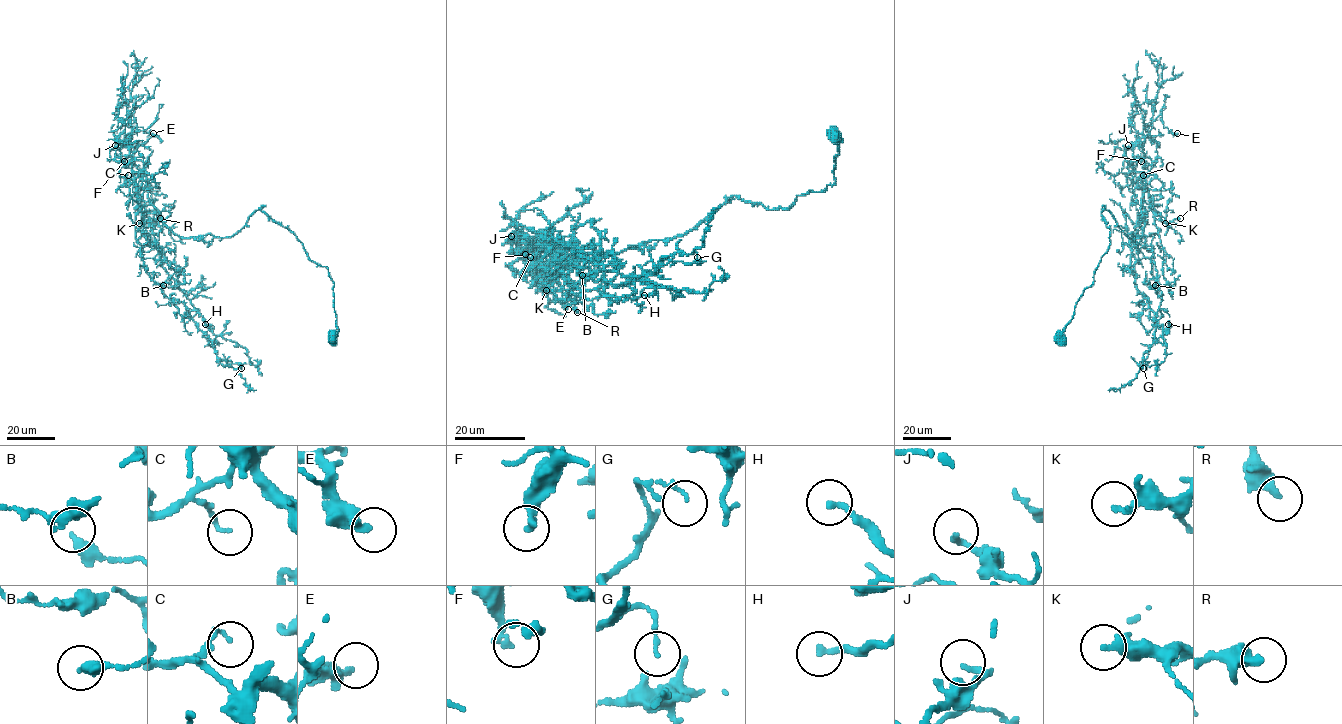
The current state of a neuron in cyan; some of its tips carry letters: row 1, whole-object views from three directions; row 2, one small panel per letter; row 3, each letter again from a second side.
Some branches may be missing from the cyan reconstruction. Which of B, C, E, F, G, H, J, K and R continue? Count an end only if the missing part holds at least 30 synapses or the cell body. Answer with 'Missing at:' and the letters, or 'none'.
Missing at: none

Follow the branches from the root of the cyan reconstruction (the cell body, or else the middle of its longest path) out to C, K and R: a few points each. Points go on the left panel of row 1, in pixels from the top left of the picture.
C: (334, 337), (333, 280), (293, 233), (256, 210), (230, 237), (180, 237), (158, 212), (142, 215), (128, 175)
K: (334, 337), (328, 268), (260, 210), (226, 237), (180, 237), (158, 212), (139, 209), (155, 221), (139, 223)
R: (334, 337), (328, 268), (265, 213), (256, 210), (230, 237), (182, 238), (158, 212), (139, 209), (160, 218)

